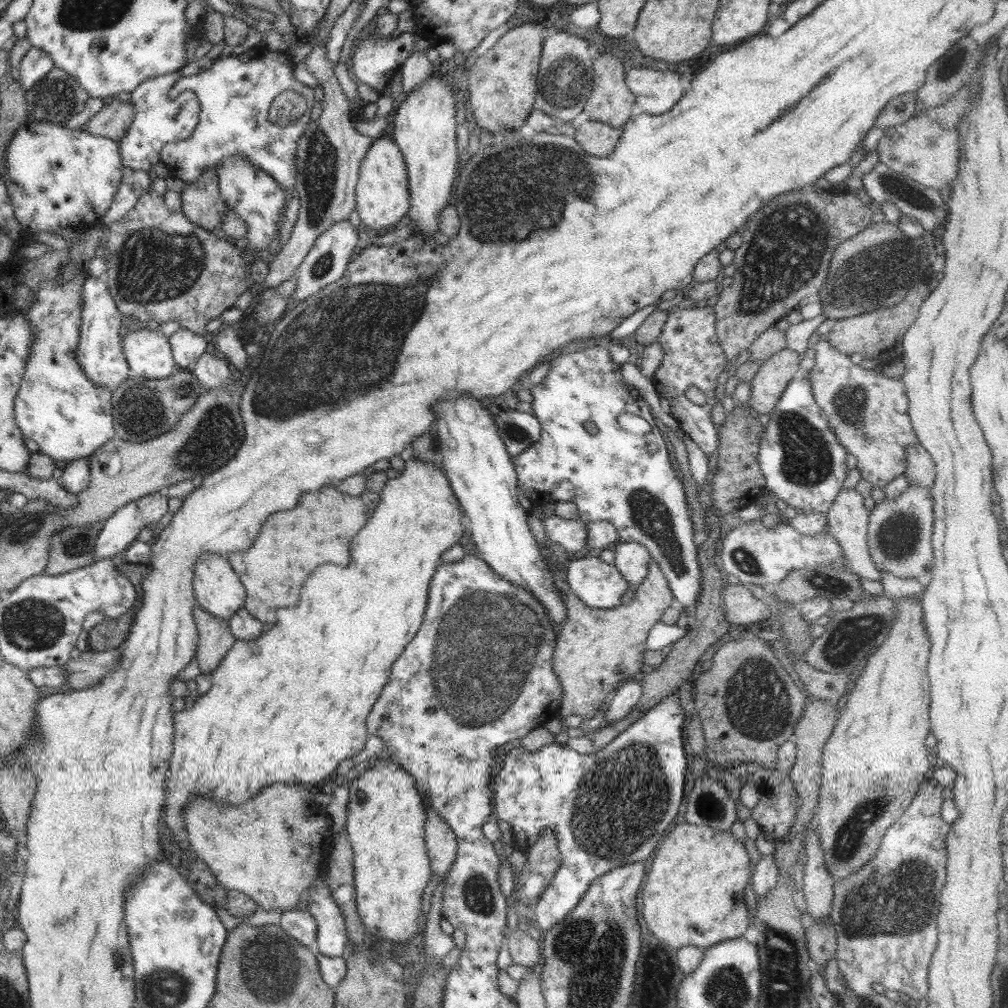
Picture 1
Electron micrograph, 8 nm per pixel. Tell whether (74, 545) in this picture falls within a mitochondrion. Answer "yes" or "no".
yes

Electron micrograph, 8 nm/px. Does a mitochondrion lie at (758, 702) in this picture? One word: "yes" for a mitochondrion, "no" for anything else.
yes

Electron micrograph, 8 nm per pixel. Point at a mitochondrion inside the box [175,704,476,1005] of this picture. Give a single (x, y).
(267, 963)

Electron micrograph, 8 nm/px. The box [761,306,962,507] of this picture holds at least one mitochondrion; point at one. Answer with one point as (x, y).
(806, 460)

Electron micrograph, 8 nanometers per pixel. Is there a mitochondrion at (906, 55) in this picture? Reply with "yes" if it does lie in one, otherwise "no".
no

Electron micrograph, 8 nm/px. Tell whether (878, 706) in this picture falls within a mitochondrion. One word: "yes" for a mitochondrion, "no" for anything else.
no

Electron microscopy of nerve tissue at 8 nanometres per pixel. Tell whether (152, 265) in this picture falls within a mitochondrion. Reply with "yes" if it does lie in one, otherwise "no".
yes

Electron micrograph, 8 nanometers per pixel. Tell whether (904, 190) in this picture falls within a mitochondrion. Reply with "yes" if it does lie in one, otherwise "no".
yes

